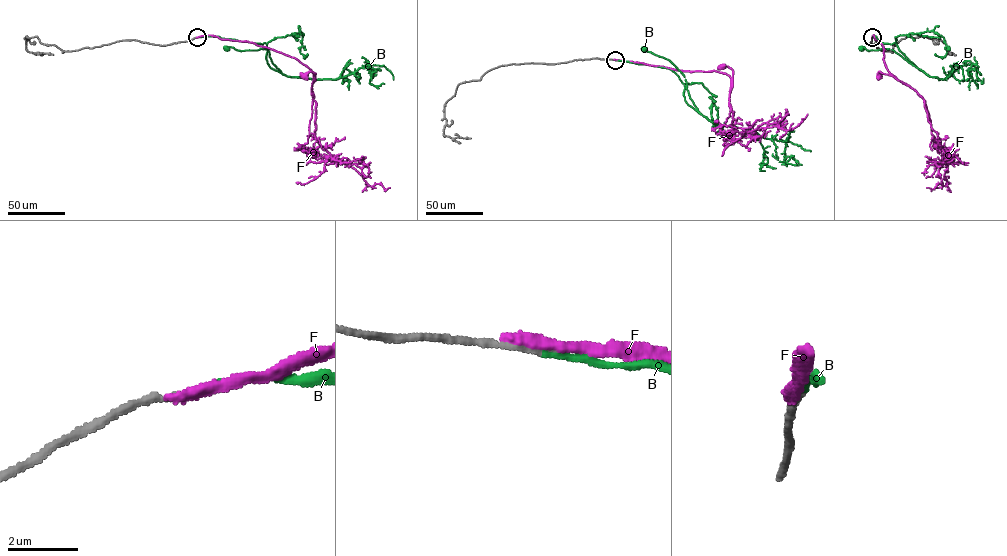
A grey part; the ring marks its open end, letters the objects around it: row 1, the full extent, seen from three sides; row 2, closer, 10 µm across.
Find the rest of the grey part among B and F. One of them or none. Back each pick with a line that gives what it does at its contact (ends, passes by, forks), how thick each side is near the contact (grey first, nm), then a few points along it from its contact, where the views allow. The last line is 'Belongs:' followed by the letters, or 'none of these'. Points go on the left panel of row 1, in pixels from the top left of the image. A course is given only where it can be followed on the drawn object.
B: it ends there; 190 nm thick on the grey side, 190 nm on the other; it runs (197, 37), (218, 36), (264, 43), (267, 64), (281, 72), (272, 63), (267, 49), (238, 50), (226, 47)
Belongs: B

